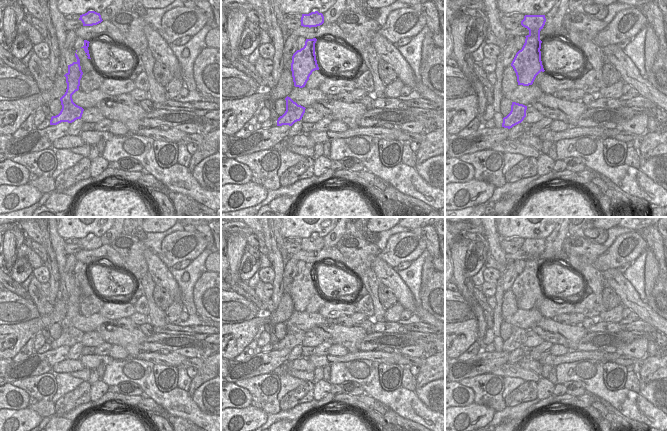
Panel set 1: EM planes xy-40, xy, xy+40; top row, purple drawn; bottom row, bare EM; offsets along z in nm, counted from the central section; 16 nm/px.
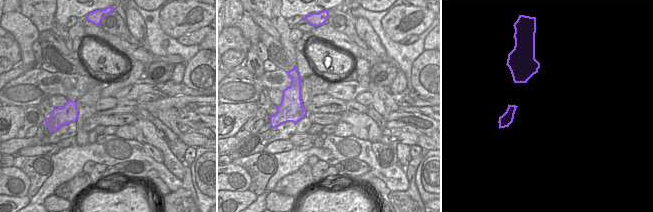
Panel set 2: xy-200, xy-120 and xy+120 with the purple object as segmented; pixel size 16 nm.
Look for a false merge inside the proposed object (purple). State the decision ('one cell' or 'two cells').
two cells

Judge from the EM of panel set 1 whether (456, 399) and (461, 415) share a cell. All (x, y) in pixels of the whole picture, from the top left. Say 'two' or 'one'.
two

